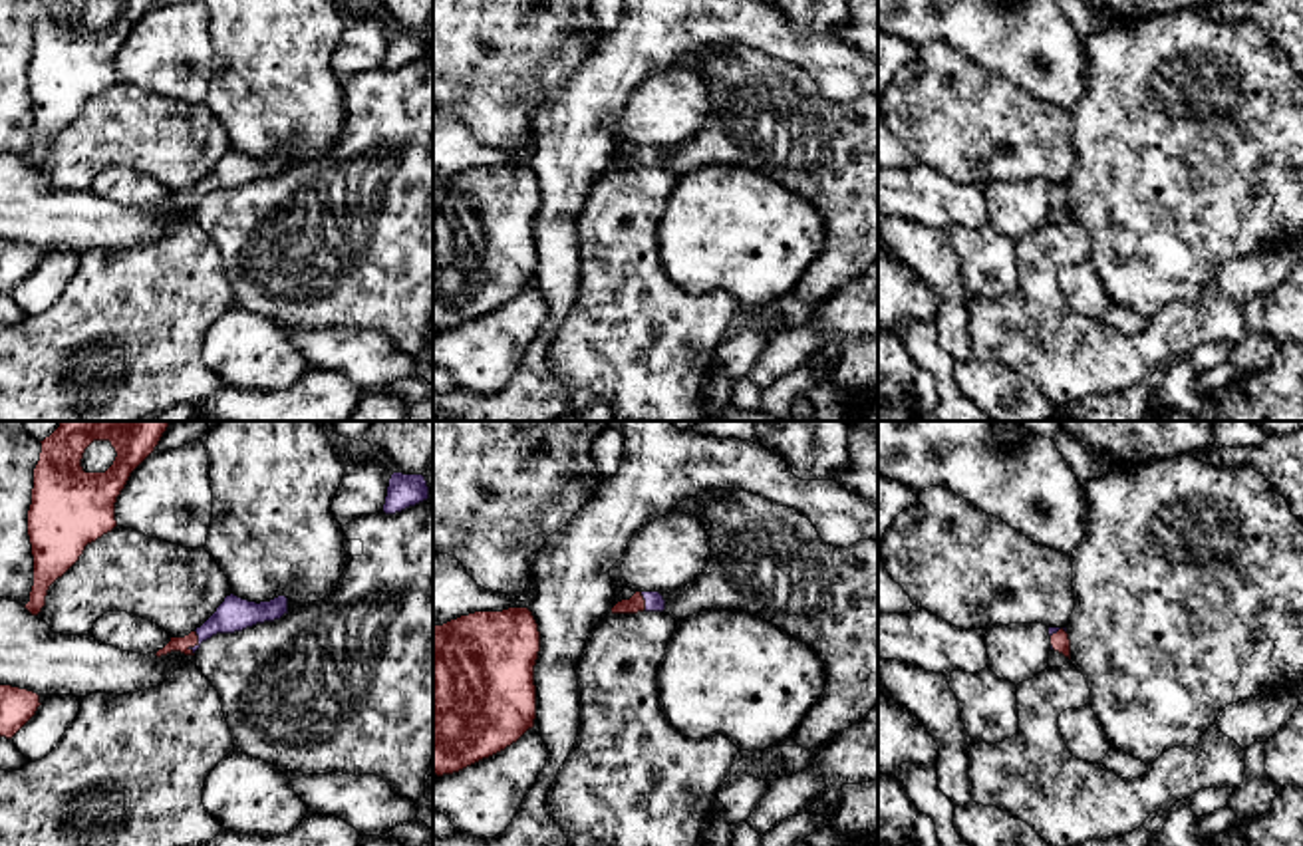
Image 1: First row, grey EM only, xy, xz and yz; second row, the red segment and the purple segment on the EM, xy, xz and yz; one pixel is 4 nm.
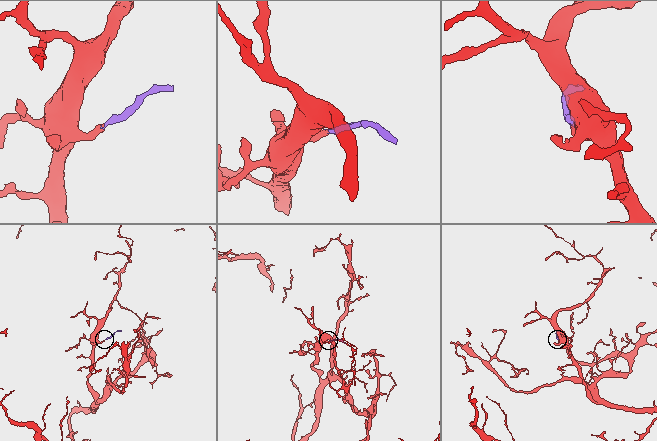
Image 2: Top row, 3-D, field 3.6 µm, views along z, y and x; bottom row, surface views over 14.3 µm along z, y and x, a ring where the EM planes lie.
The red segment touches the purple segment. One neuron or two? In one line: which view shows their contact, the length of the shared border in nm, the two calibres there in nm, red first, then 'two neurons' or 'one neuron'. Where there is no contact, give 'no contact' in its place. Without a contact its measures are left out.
contact in xy; length 100 nm; calibres 60 and 140 nm; one neuron

